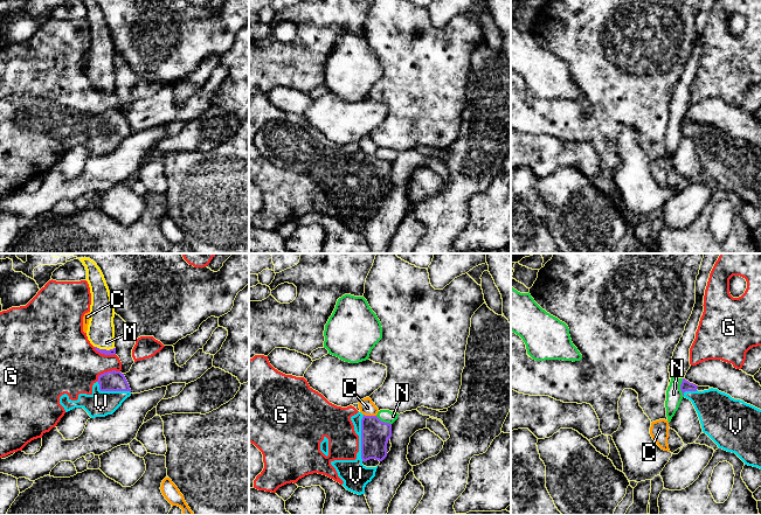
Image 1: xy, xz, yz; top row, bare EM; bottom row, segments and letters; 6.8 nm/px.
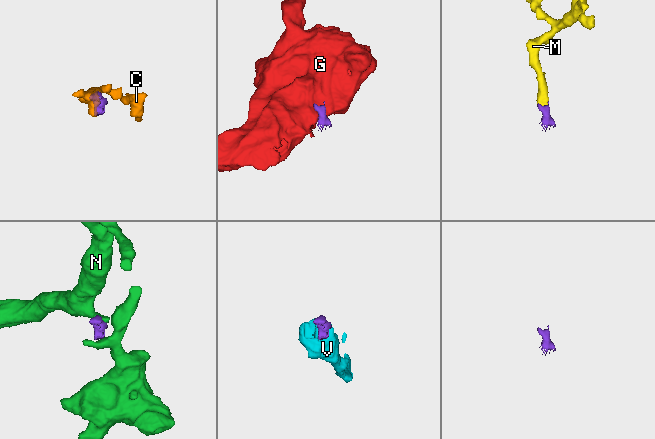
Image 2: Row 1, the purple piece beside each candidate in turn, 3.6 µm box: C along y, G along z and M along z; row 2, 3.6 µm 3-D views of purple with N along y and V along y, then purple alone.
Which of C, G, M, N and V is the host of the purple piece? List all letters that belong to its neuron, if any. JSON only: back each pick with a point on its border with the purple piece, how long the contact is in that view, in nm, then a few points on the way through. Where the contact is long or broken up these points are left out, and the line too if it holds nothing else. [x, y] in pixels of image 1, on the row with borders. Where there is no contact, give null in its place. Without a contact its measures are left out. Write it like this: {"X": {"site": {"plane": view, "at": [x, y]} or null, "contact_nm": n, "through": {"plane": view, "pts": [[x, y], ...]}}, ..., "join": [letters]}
{"M": {"site": {"plane": "xy", "at": [104, 349]}, "contact_nm": 140, "through": {"plane": "xy", "pts": [[111, 352], [104, 349], [101, 331]]}}, "V": {"site": {"plane": "xz", "at": [361, 438]}, "contact_nm": 320, "through": {"plane": "xz", "pts": [[375, 433], [371, 438], [361, 438], [361, 456], [353, 473]]}}, "join": ["M", "V"]}

